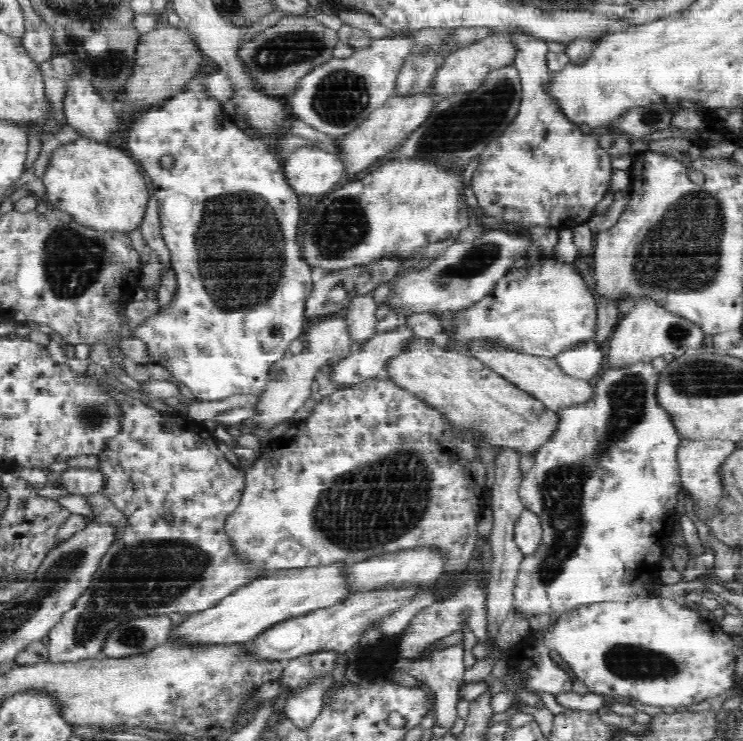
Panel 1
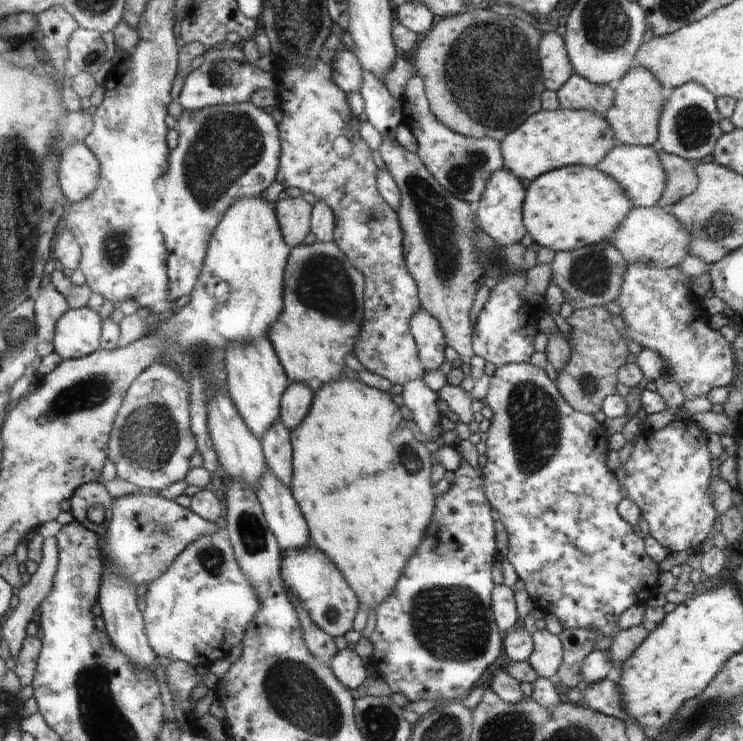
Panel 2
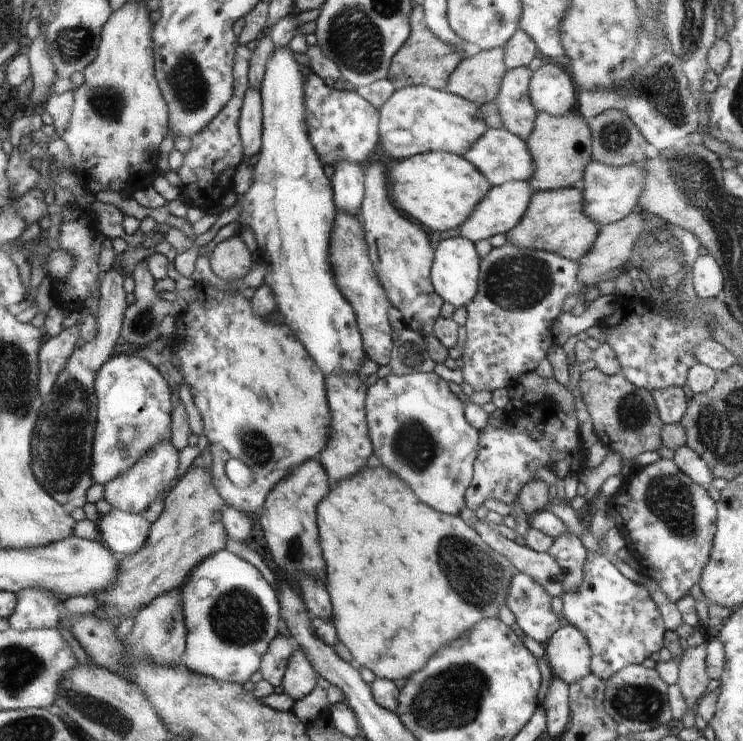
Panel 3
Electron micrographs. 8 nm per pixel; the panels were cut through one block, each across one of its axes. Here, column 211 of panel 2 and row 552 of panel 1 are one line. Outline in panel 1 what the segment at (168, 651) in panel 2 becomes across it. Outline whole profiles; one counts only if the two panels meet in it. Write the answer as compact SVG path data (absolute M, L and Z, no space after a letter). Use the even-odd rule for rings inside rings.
M650 362L634 364L622 371L604 371L599 375L597 399L593 403L578 404L578 406L566 408L560 412L560 427L550 443L538 450L534 455L534 466L523 477L518 486L518 497L524 507L541 516L543 538L541 546L531 556L525 557L520 564L516 582L513 588L513 606L520 614L528 616L539 613L548 613L549 616L557 611L562 614L565 611L581 607L595 602L621 601L645 597L649 594L648 584L659 582L659 574L662 571L662 562L667 559L666 548L669 536L673 528L674 518L677 517L676 503L678 493L683 483L679 474L677 458L678 444L682 438L670 423L670 417L663 412L656 402L653 390L657 372Z

